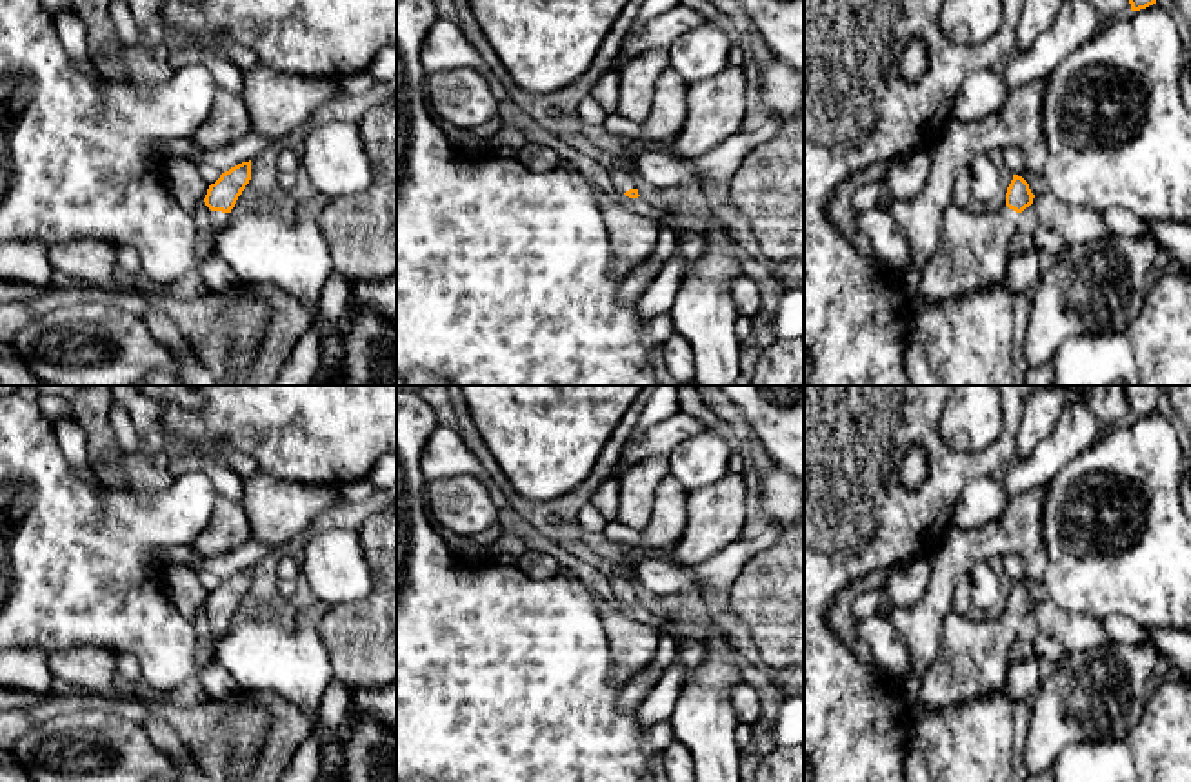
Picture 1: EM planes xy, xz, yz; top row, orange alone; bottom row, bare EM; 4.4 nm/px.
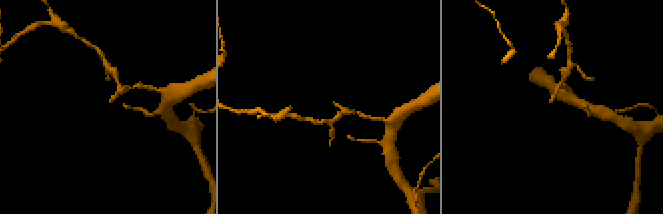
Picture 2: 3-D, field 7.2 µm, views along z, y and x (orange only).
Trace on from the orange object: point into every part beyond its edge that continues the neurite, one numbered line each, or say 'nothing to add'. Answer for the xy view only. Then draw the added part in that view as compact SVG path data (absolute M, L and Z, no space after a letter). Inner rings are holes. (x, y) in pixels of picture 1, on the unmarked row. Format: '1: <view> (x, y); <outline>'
1: xy (222, 628); M209 617L209 620L211 620L211 626L213 626L213 629L215 629L215 642L213 642L213 646L211 646L211 655L209 655L209 658L215 658L215 649L216 649L216 646L218 646L218 642L220 642L227 633L231 633L233 629L231 629L231 620L211 618L211 617Z

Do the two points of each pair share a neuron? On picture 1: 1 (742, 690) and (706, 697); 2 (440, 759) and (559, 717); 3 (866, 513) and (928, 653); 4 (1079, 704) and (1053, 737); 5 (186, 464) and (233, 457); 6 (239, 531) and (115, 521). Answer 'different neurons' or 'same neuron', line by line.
1: different neurons
2: same neuron
3: different neurons
4: same neuron
5: different neurons
6: different neurons

